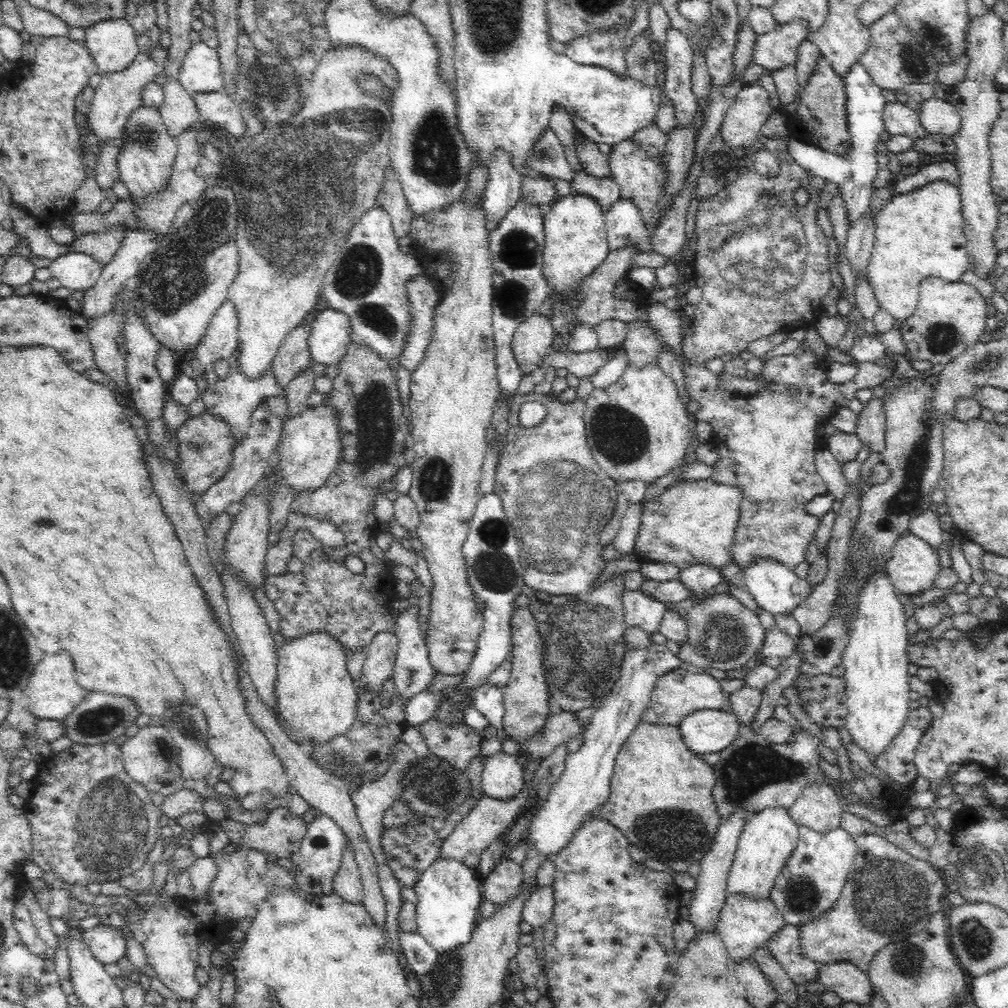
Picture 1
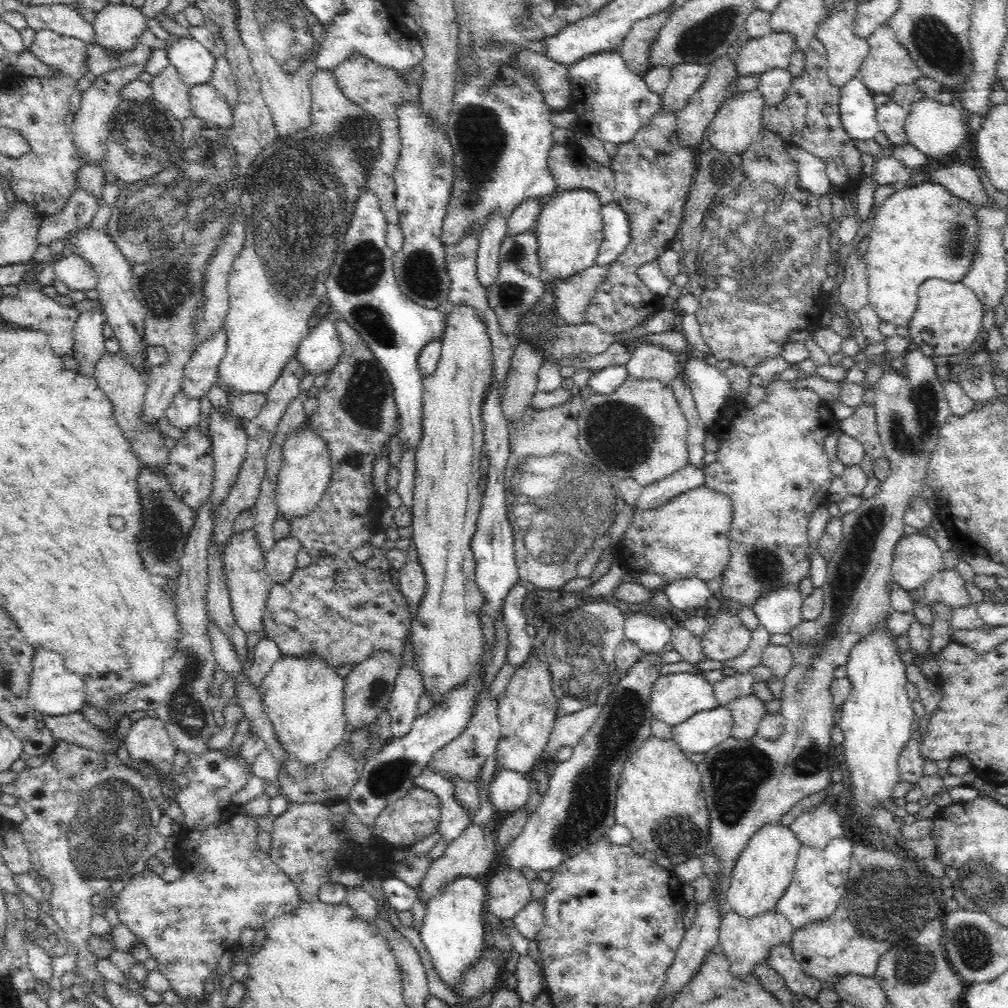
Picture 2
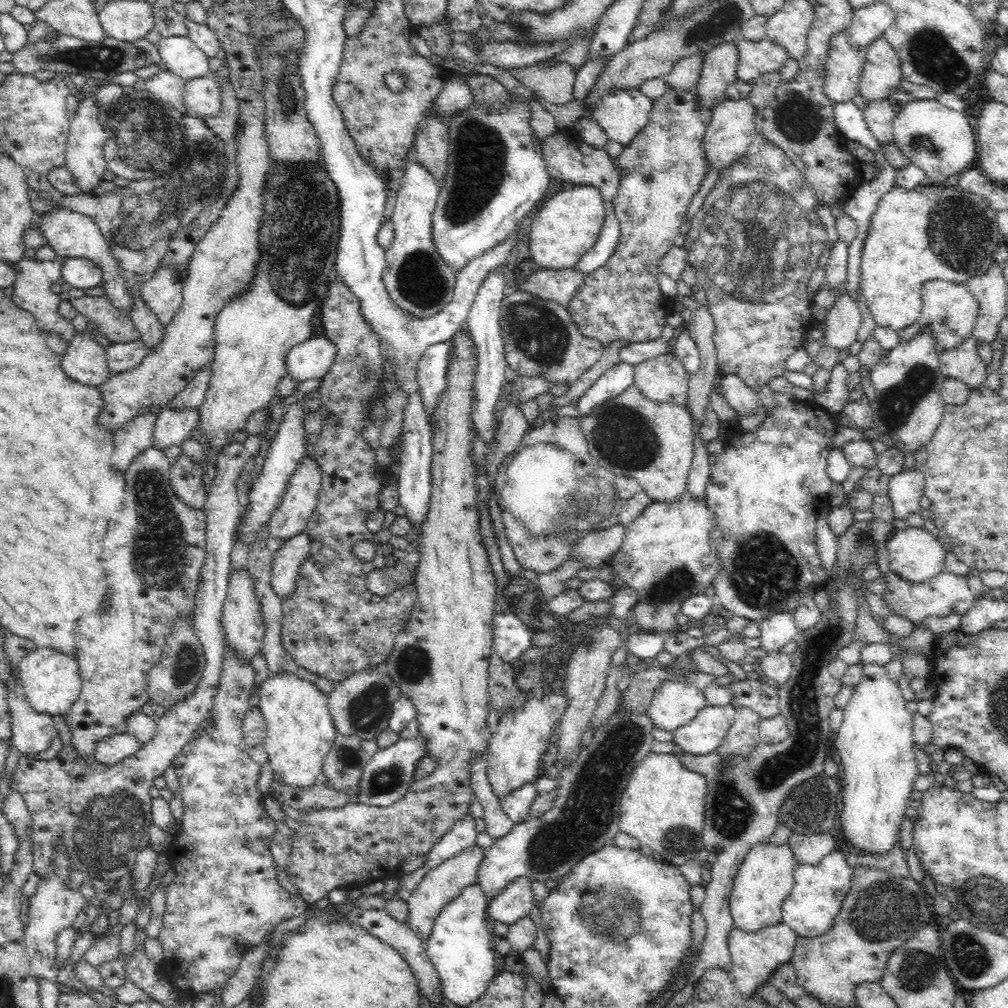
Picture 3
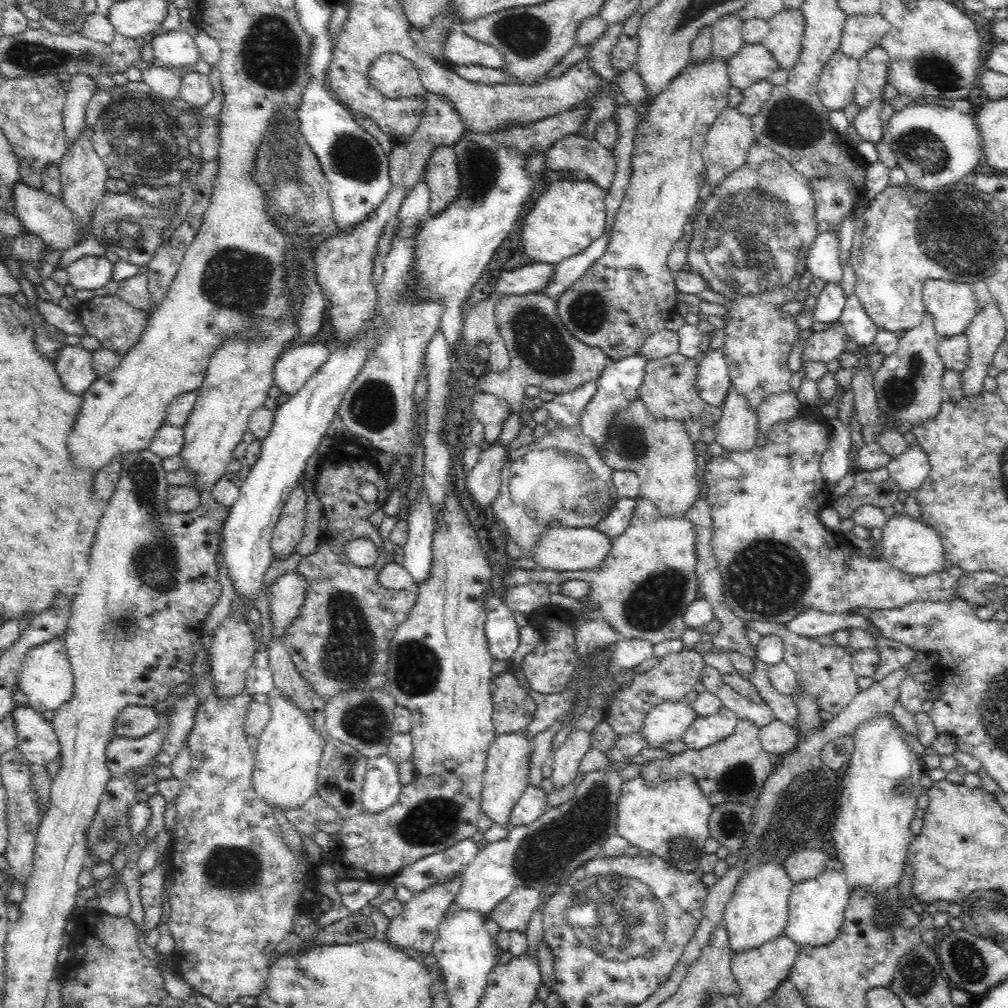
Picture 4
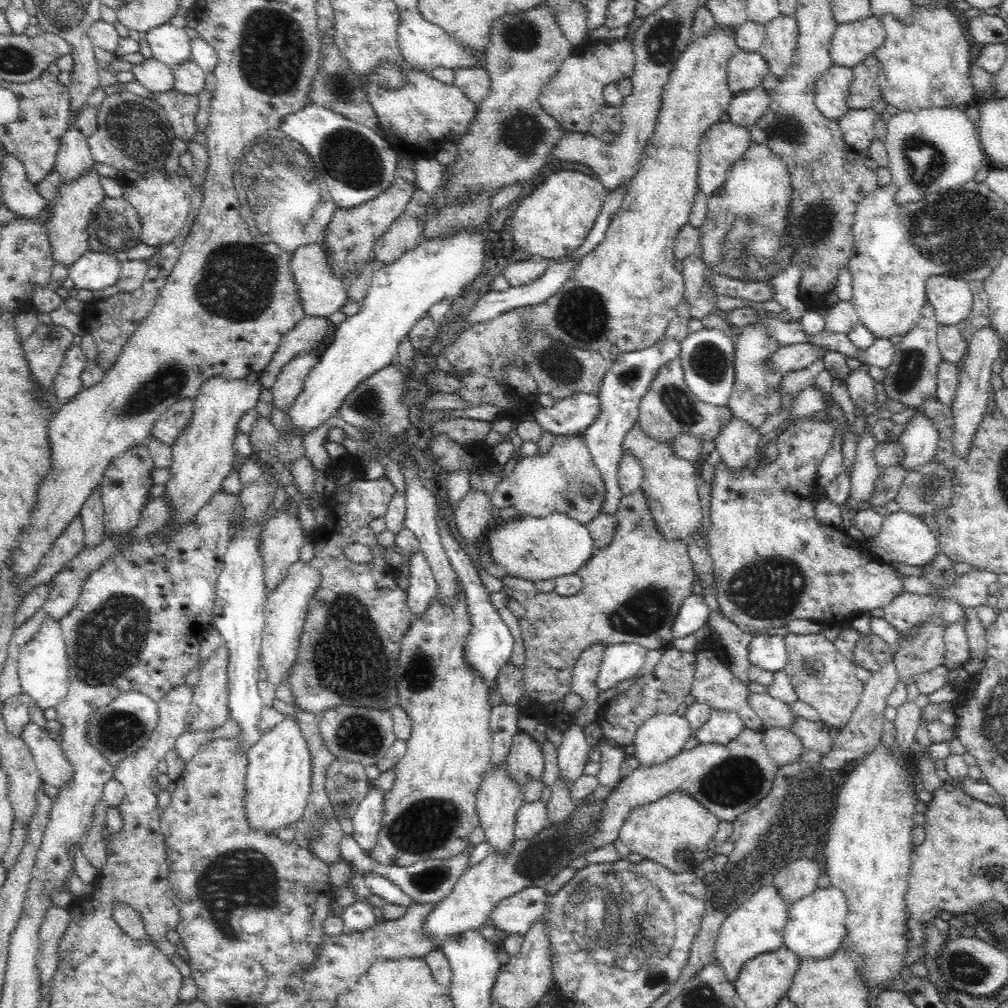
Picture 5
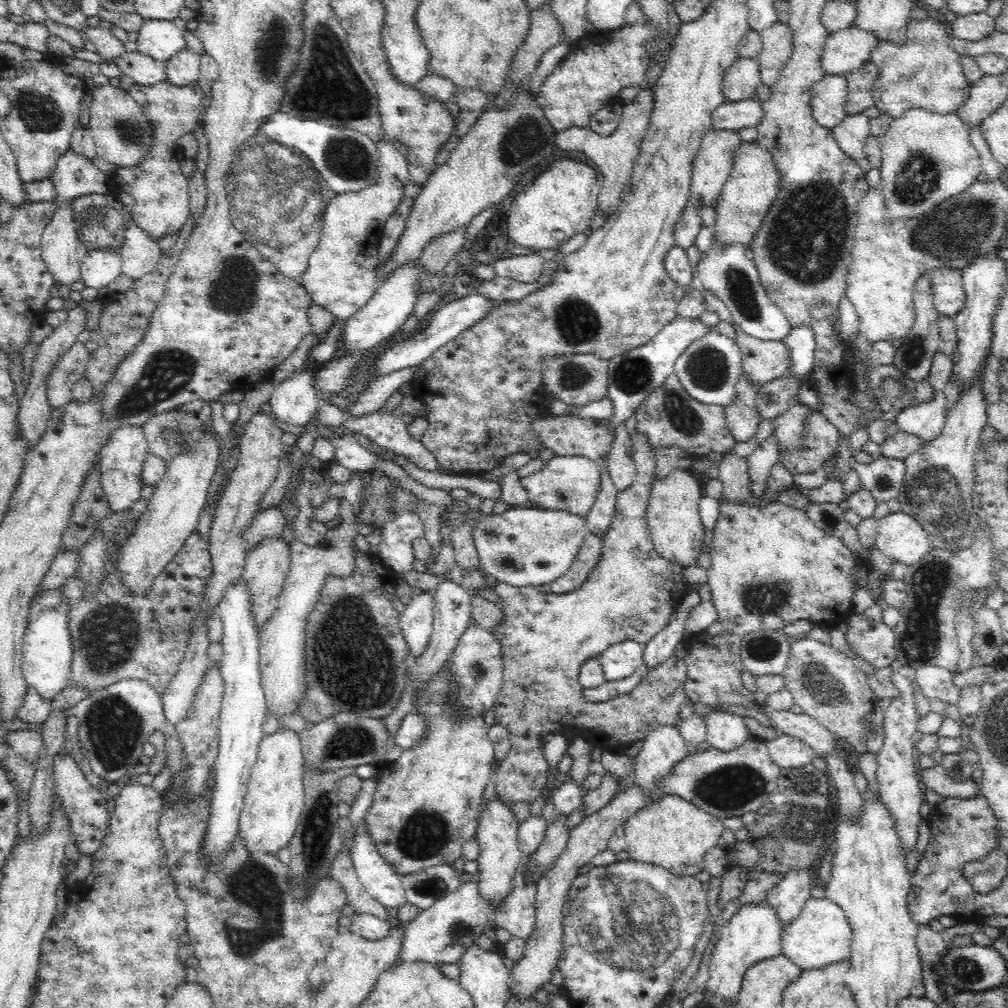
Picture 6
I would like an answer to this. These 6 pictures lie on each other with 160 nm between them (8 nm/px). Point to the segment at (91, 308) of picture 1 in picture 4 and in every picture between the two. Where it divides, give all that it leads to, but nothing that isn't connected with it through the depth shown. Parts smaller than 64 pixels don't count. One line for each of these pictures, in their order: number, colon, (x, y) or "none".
2: (89, 342)
3: (84, 361)
4: (73, 366)

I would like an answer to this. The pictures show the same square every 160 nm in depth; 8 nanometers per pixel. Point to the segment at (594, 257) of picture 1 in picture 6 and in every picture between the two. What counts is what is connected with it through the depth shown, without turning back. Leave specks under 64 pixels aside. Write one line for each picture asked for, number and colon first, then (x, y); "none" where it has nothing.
2: (569, 226)
3: (566, 227)
4: (569, 214)
5: (553, 220)
6: (561, 201)

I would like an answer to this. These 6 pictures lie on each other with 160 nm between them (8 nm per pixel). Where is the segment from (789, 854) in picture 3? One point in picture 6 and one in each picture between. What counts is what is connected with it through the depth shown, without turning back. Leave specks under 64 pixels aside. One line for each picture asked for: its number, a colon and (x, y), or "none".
4: (758, 911)
5: (756, 927)
6: (753, 934)

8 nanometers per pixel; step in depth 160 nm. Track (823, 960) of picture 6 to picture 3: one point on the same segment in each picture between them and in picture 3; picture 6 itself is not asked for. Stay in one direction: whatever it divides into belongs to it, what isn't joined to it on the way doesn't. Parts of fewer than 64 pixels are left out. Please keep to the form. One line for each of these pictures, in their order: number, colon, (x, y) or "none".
3: (816, 898)
4: (816, 907)
5: (816, 925)

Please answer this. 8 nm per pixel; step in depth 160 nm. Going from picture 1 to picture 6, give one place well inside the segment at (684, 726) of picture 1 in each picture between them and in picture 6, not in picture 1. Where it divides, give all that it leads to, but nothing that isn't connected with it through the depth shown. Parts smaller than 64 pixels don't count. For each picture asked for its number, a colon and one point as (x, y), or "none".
2: (704, 730)
3: (704, 733)
4: (705, 731)
5: (721, 727)
6: (725, 731)

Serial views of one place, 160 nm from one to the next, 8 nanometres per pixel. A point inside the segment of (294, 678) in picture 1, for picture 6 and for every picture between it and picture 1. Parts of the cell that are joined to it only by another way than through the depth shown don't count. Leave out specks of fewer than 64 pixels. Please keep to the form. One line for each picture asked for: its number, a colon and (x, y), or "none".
2: (303, 697)
3: (300, 732)
4: (287, 759)
5: (278, 780)
6: (272, 808)

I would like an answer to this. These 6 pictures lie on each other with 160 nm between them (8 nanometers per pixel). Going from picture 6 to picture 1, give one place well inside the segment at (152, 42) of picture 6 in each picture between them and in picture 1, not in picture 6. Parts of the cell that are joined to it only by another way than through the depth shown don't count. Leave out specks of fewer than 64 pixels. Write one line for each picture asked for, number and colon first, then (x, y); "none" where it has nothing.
1: (200, 72)
2: (194, 62)
3: (180, 55)
4: (173, 49)
5: (171, 45)

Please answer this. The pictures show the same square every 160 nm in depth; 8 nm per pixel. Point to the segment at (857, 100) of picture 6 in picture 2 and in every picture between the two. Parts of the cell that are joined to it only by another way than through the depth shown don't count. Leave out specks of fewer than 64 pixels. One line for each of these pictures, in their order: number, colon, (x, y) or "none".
2: (888, 65)
3: (880, 75)
4: (872, 78)
5: (864, 89)

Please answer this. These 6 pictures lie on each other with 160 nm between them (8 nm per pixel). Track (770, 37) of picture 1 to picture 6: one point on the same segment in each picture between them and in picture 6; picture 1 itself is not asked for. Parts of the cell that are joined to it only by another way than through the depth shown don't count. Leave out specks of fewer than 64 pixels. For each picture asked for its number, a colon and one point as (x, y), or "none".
2: (774, 50)
3: (756, 58)
4: (753, 63)
5: (746, 70)
6: (739, 83)

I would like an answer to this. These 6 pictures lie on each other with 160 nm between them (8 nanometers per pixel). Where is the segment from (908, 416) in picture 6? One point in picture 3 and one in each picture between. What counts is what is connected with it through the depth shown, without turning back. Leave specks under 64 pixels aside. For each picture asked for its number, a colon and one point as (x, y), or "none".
3: (905, 488)
4: (911, 468)
5: (919, 438)

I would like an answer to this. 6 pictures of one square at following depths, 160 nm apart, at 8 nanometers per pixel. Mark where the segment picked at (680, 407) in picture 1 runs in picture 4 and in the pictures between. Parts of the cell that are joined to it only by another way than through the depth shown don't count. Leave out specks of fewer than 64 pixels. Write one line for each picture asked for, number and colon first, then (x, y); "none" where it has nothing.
2: (640, 431)
3: (631, 435)
4: (658, 450)

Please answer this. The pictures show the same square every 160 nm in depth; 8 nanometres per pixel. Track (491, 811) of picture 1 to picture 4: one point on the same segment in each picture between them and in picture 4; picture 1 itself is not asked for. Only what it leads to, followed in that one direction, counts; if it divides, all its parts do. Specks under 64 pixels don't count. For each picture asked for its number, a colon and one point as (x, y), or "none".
2: (469, 855)
3: (444, 883)
4: (417, 926)

